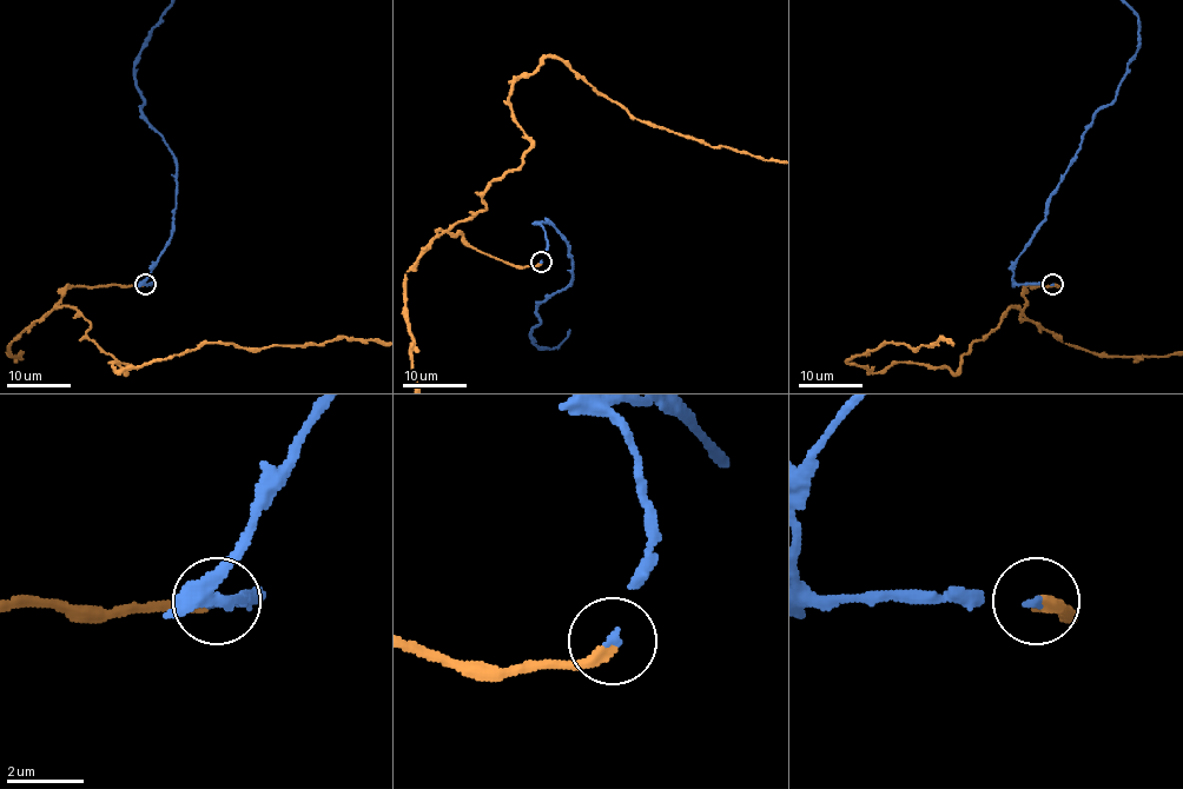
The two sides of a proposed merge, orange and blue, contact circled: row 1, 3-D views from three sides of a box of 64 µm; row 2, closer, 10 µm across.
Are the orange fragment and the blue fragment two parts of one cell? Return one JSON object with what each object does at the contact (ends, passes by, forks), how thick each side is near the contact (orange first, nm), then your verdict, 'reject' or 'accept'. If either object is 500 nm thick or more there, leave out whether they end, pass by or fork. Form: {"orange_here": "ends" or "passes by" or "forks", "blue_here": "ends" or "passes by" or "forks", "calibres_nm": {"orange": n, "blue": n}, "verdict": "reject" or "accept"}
{"orange_here": "ends", "blue_here": "ends", "calibres_nm": {"orange": 300, "blue": 140}, "verdict": "accept"}

